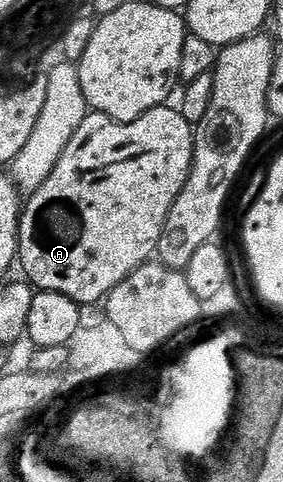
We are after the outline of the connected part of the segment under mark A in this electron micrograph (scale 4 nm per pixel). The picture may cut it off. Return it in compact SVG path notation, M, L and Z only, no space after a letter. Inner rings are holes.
M169 104L157 105L152 111L140 115L132 123L120 123L113 121L103 113L87 112L84 123L80 123L76 135L68 139L68 147L64 147L64 155L56 163L52 175L44 179L44 183L36 192L29 194L25 202L22 217L18 220L18 260L17 264L22 265L25 280L29 281L38 291L56 291L60 295L68 295L77 305L96 305L105 302L110 292L124 280L132 275L140 266L149 262L157 254L158 244L162 238L162 232L168 219L168 211L172 211L172 203L184 191L184 183L188 183L190 169L194 165L194 134L195 126L184 119L184 115L177 109L170 109Z

